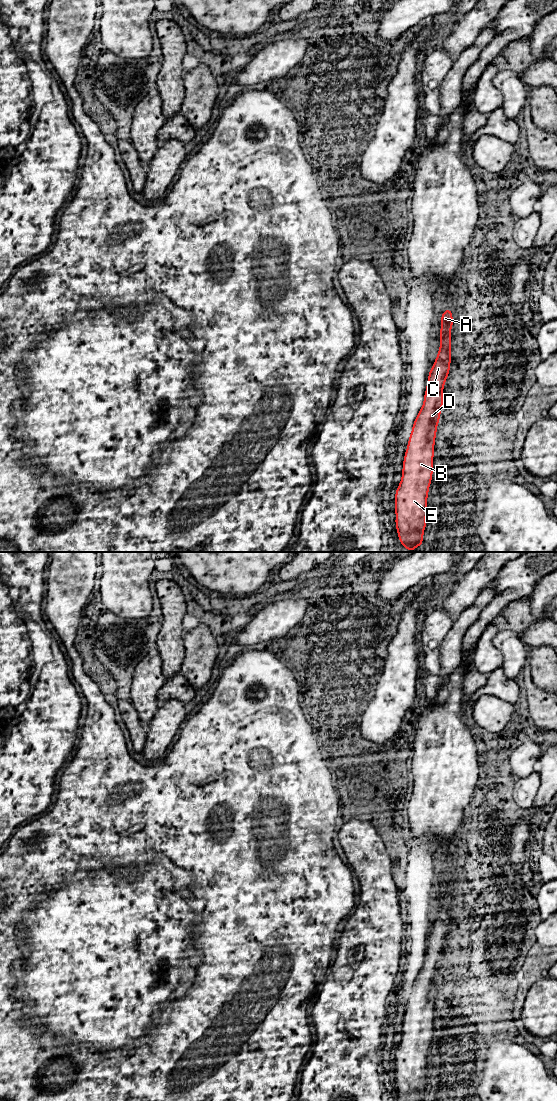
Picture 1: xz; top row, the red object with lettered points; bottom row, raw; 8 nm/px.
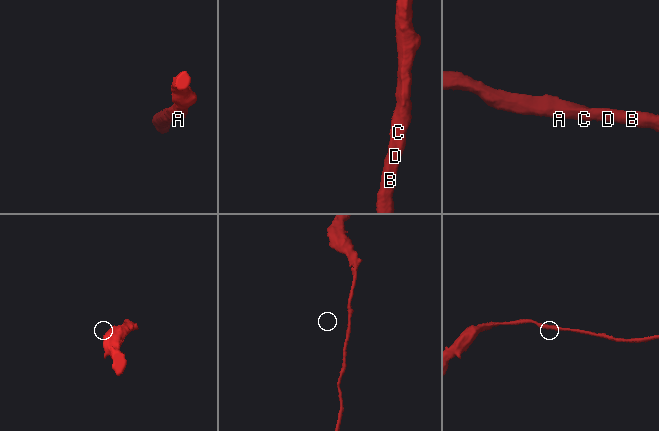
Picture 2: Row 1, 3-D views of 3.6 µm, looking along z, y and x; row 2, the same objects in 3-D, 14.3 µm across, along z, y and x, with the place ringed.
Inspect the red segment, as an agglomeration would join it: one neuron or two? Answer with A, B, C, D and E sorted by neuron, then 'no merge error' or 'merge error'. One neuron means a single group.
groups A B C D E; no merge error

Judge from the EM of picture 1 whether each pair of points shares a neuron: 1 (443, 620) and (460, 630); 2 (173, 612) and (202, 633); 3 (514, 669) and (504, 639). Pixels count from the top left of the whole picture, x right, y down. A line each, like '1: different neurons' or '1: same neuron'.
1: different neurons
2: different neurons
3: same neuron

